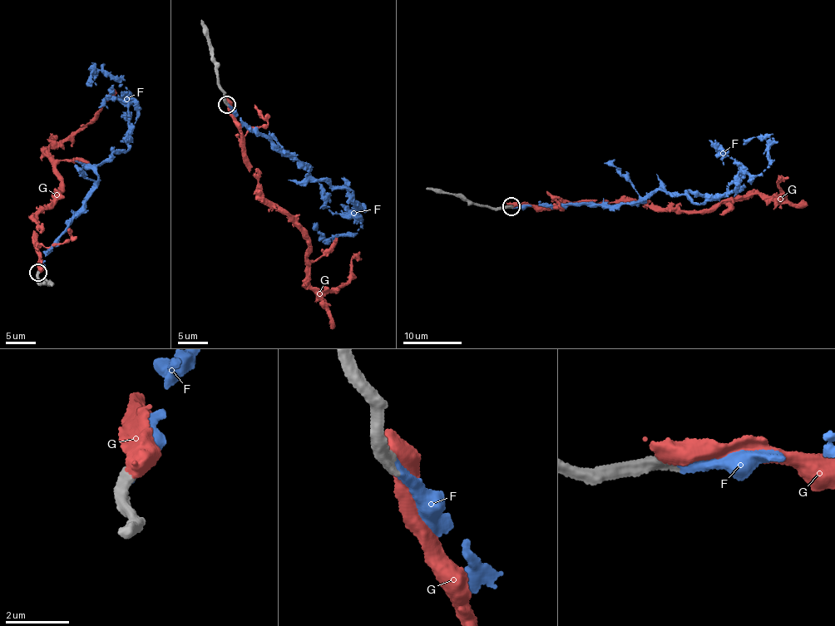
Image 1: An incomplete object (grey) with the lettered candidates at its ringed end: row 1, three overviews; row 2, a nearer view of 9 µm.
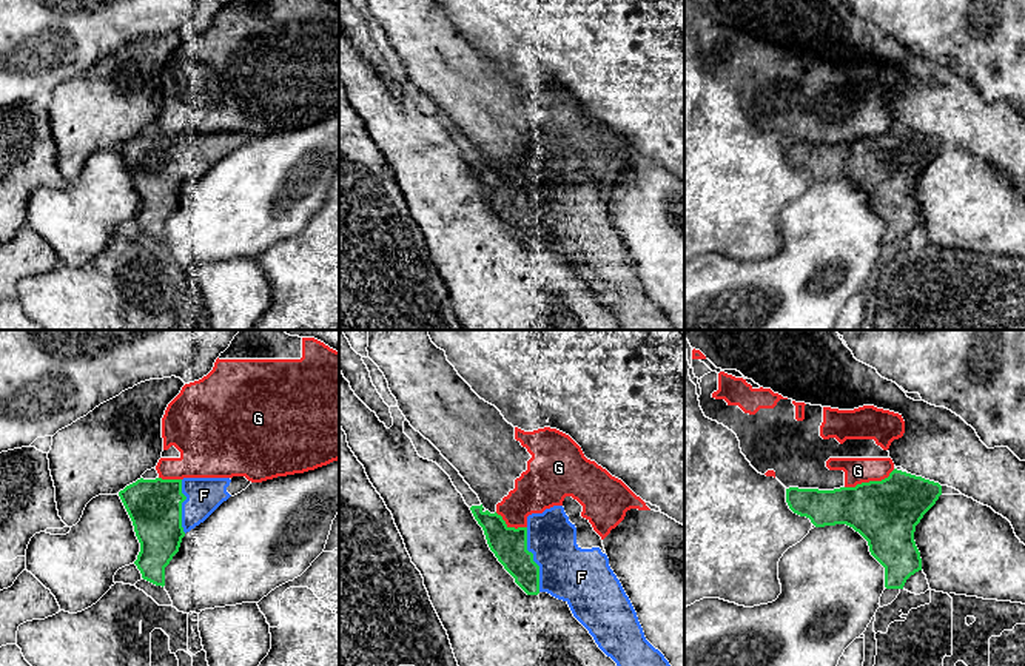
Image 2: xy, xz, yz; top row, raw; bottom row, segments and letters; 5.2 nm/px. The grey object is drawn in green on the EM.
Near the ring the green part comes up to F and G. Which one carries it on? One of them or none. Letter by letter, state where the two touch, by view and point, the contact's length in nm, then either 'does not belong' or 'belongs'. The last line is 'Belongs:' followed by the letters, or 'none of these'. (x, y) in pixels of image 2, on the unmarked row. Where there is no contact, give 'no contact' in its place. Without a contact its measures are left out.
F: meets green in xz at (532, 215); contact 340 nm long; belongs
G: meets green in yz at (870, 136); contact 280 nm long; does not belong
Belongs: F

